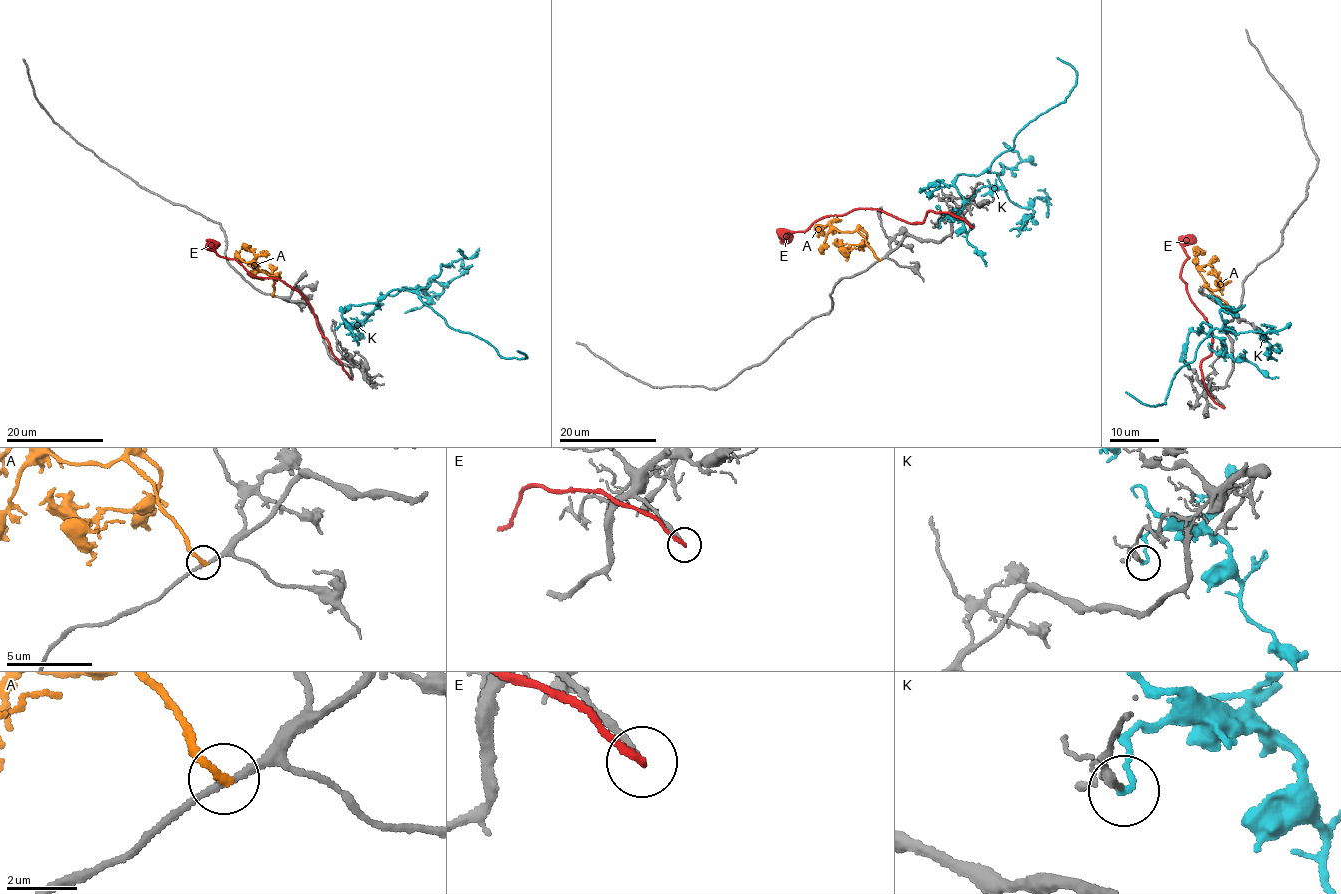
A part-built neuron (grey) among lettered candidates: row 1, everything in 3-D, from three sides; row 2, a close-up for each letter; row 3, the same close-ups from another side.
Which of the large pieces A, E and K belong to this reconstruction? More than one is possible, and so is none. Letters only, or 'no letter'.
E

